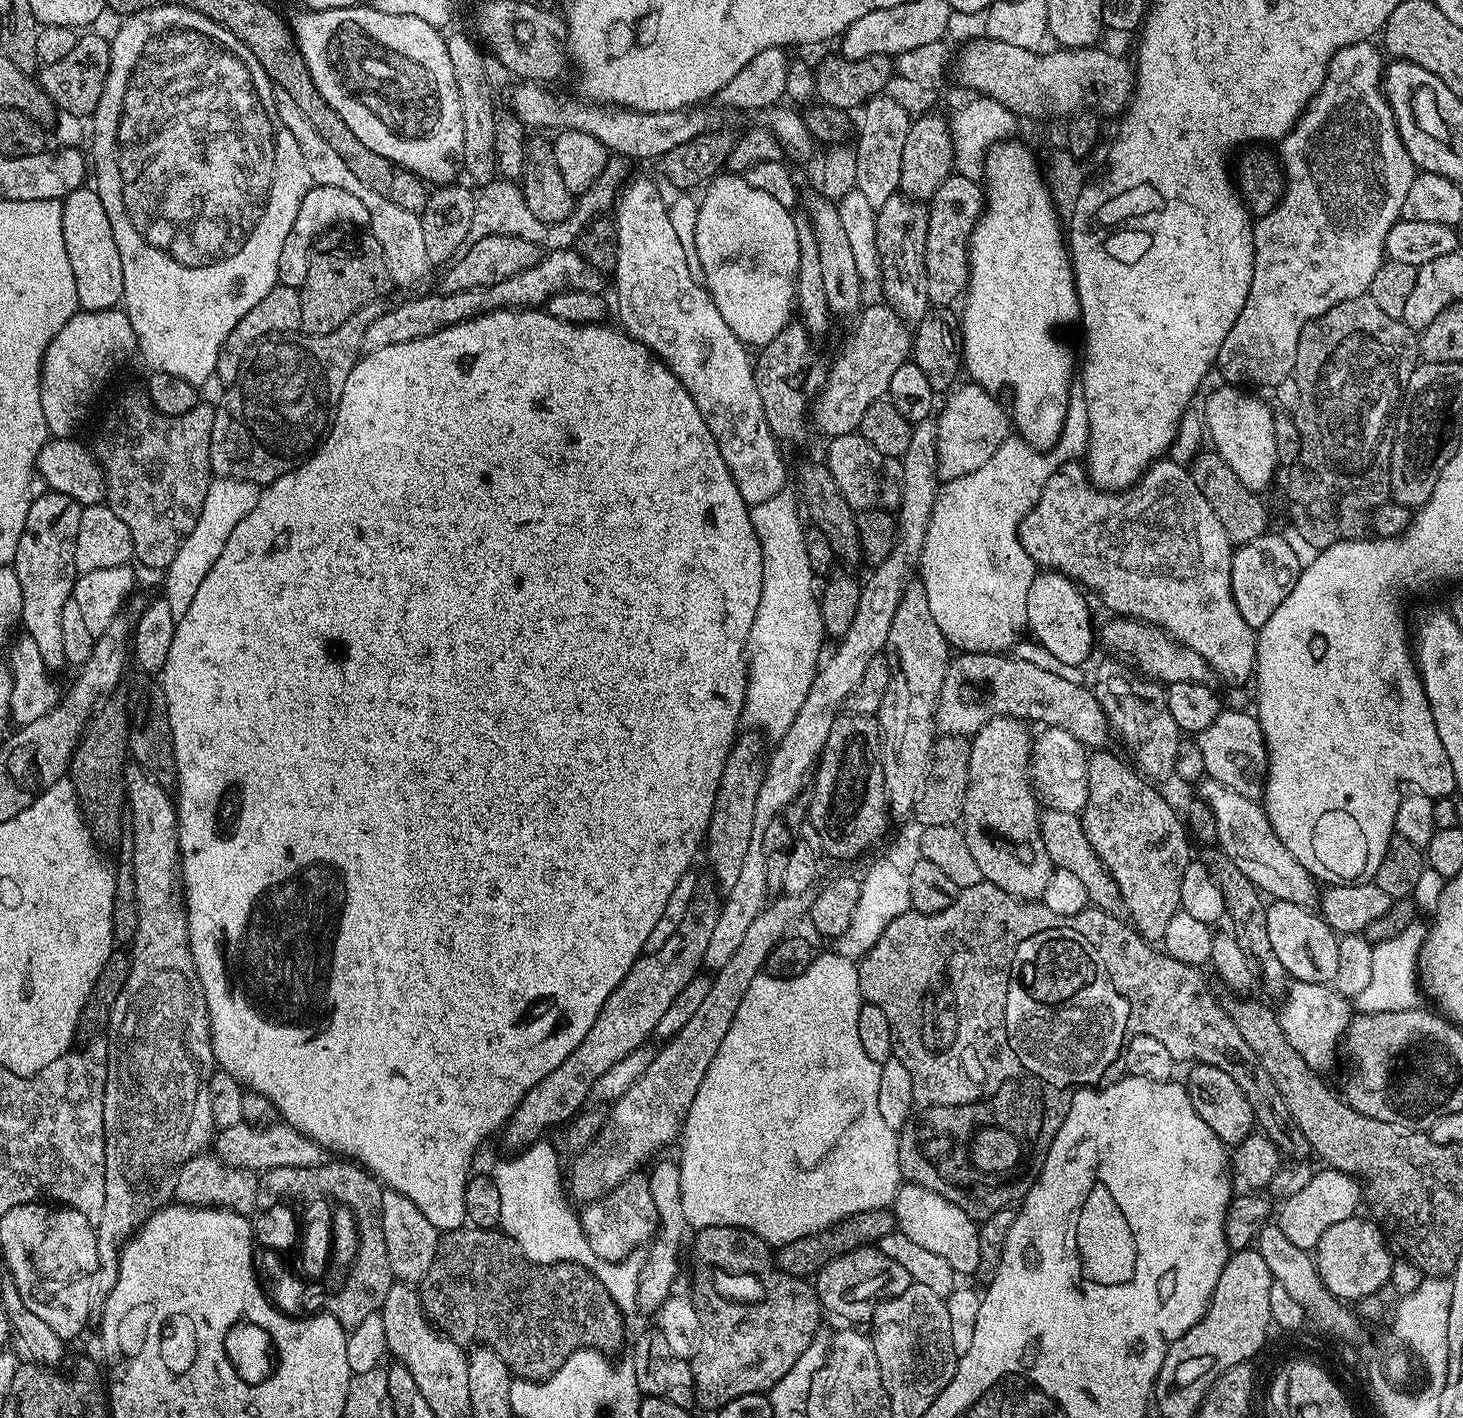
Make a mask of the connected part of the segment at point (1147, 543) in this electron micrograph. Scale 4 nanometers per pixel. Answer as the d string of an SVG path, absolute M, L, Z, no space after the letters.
M1161 458L1131 488L1105 490L1088 479L1087 471L1079 463L1061 465L1053 471L1038 502L1020 523L1020 541L1032 561L1041 569L1063 572L1087 591L1089 588L1097 592L1101 602L1117 617L1132 617L1163 628L1177 644L1202 654L1221 681L1249 683L1256 671L1257 633L1238 614L1232 597L1230 570L1234 545L1226 534L1226 526L1218 522L1214 506L1198 490L1191 471L1183 463Z

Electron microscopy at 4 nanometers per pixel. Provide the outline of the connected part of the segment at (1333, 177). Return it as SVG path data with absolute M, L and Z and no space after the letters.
M1363 40L1338 50L1334 54L1334 58L1330 58L1328 73L1324 79L1324 85L1320 88L1320 93L1308 103L1295 126L1284 135L1283 140L1279 141L1278 163L1284 170L1284 196L1276 203L1273 212L1268 212L1255 221L1252 230L1254 267L1252 267L1252 277L1250 278L1250 294L1246 298L1246 304L1242 306L1242 312L1238 314L1234 326L1230 326L1230 330L1222 342L1218 361L1218 372L1220 368L1221 374L1225 376L1223 379L1229 385L1268 384L1268 386L1275 386L1287 376L1293 375L1296 366L1298 338L1308 322L1316 319L1326 310L1330 310L1330 306L1338 306L1338 302L1346 302L1350 298L1365 295L1370 282L1374 282L1374 274L1378 274L1380 265L1386 259L1384 243L1391 227L1401 219L1402 202L1406 202L1406 194L1410 194L1410 186L1418 174L1418 169L1396 129L1396 119L1382 87L1382 64L1380 68L1382 52L1377 45L1377 49L1374 45L1372 40Z

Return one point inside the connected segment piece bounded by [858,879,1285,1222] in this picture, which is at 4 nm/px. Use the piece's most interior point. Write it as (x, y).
(992, 1028)

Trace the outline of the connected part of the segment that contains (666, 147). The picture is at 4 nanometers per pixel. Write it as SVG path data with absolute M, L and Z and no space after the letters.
M520 82L511 89L512 105L511 111L520 119L525 126L532 124L536 128L552 128L551 130L582 130L582 134L594 134L598 142L602 142L608 147L609 153L617 156L635 160L652 160L661 158L670 150L690 139L698 138L704 132L713 127L712 120L703 111L703 107L696 106L691 110L681 110L679 112L636 112L632 108L617 108L615 106L605 106L595 102L579 102L580 104L563 104L552 92L547 92L547 87L536 82Z

